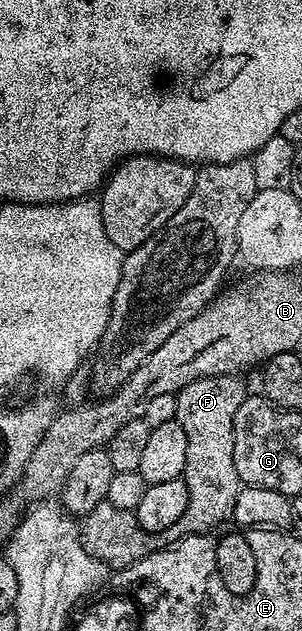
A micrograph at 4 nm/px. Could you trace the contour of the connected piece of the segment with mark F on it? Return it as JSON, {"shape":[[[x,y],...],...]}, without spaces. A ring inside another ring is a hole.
{"shape":[[[221,374],[215,378],[201,378],[192,380],[176,395],[175,419],[184,428],[188,436],[188,460],[186,461],[186,487],[188,488],[188,508],[184,508],[184,516],[172,524],[164,532],[148,532],[140,528],[137,524],[126,526],[127,511],[116,508],[110,502],[101,502],[92,508],[92,512],[85,515],[80,522],[80,533],[82,535],[82,547],[89,552],[96,560],[100,560],[105,566],[110,567],[111,571],[123,570],[126,566],[136,564],[144,556],[148,556],[157,550],[163,550],[165,546],[171,546],[174,542],[179,542],[181,538],[186,538],[190,534],[206,534],[209,530],[217,530],[223,525],[222,521],[227,521],[232,512],[232,504],[236,504],[236,496],[240,489],[240,483],[236,476],[236,464],[232,456],[234,447],[234,417],[236,408],[244,404],[248,396],[248,390],[242,383],[241,377],[232,374]]]}

